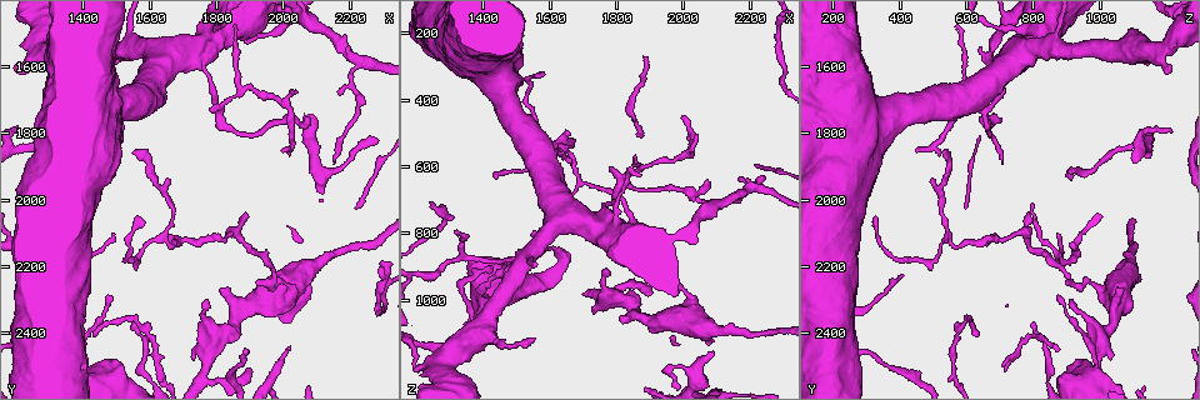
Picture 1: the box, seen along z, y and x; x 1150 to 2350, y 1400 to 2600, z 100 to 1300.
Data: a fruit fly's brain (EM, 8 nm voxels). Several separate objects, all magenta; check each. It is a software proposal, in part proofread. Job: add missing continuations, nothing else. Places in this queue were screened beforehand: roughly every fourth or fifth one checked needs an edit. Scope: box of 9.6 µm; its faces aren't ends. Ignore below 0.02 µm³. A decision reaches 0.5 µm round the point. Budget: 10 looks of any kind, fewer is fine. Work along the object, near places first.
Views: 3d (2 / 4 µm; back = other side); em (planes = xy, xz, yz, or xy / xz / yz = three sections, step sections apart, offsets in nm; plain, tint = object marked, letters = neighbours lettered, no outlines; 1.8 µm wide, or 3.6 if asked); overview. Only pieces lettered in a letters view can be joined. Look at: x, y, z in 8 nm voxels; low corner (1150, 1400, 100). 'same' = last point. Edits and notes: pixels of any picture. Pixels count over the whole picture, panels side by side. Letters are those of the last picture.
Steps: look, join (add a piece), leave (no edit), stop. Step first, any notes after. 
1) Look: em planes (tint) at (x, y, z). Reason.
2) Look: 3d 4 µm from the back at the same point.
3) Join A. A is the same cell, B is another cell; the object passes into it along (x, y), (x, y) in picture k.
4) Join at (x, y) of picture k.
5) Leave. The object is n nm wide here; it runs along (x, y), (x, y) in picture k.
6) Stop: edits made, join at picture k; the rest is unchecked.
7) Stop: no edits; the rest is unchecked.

Look: em xy step 16 (tint) at (1320, 2020, 790). Branch stops here.

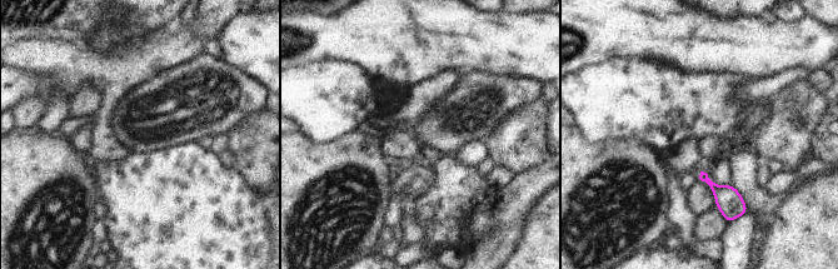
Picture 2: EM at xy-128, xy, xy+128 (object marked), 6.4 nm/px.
Look: em planes (letters) at the same point.

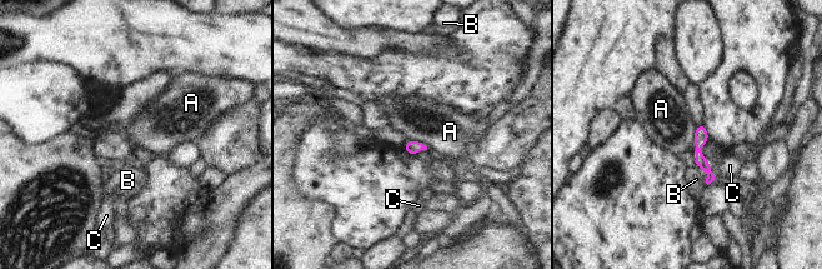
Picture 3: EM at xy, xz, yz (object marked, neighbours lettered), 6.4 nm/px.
Leave. A, B and C are other cells; a border runs along (697, 125), (692, 145) in picture 3; none of them fits.

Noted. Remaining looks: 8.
Look: 3d 4 µm at (1550, 2370, 800). Free end.

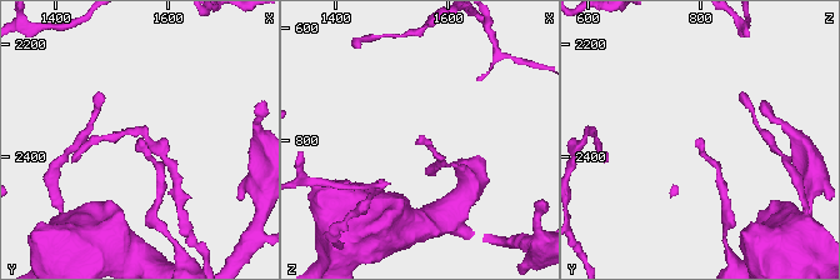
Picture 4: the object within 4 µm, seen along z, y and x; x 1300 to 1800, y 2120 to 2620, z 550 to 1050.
Look: em xz step 16 (tint) at (1550, 2370, 795).

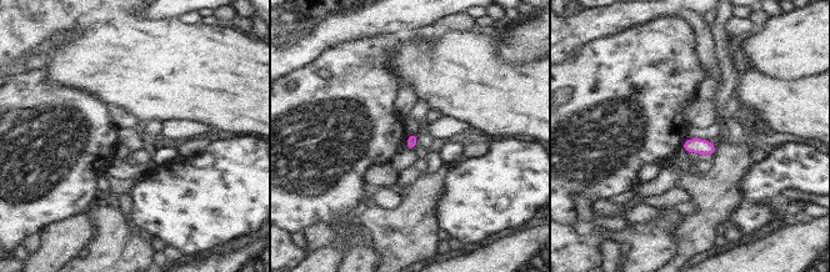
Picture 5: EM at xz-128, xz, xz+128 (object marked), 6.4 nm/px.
Look: em planes (letters) at the same point.

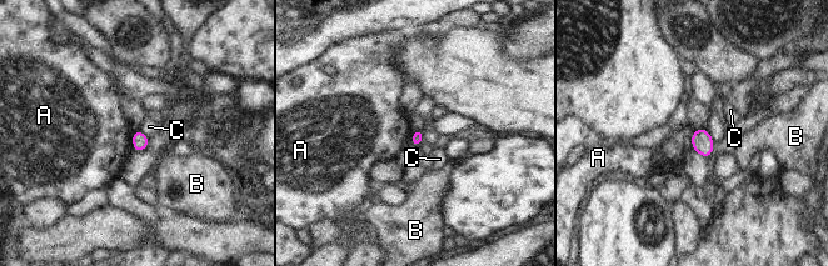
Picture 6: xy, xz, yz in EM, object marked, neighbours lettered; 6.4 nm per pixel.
Leave. The object is 70 nm wide here; A, B and C are other cells; a border runs along (420, 129), (423, 140) in picture 6; none of them fits.

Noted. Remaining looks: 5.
Look: em planes (letters) at (1770, 2300, 910). An open end.

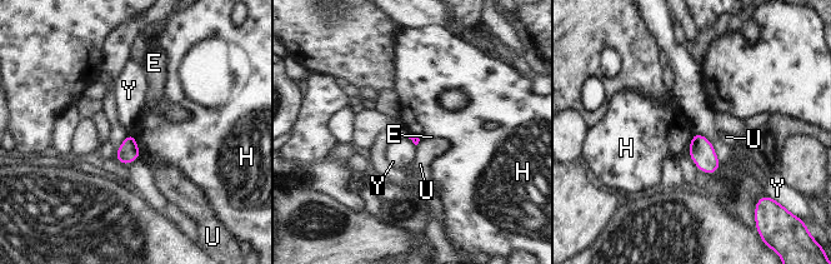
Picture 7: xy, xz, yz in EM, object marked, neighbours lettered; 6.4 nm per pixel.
Leave. E, H, U and Y are other cells; a border runs along (129, 133), (135, 138), (141, 158) in picture 7; no lettered piece goes on from it.

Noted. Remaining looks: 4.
Look: em xz step 8 (tint) at (2040, 1680, 510). Free end.

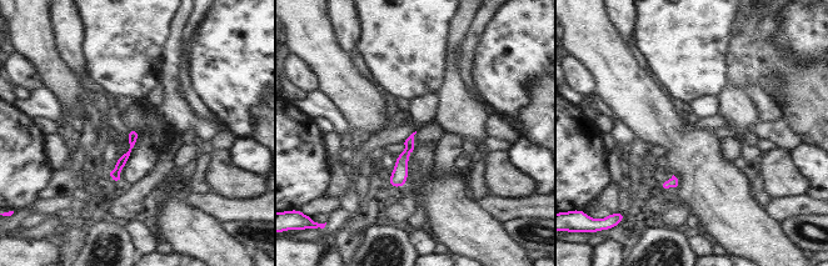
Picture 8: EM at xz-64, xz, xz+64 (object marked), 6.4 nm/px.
Look: em planes (letters) at the same point. Cut it another way.

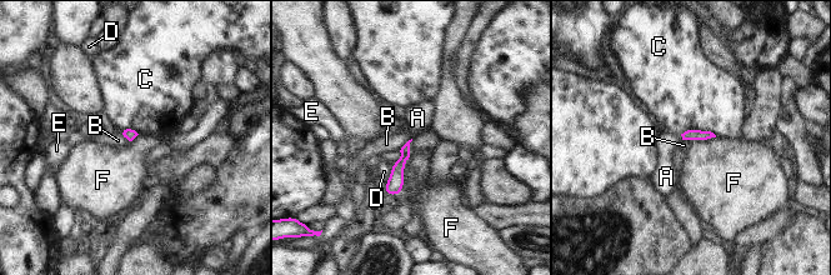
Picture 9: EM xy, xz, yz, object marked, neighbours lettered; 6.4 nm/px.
Join A. A is the same cell, B, C, D, E and F are other cells; the object passes into it along (692, 134), (681, 135), (666, 143) in picture 9; the cell continues.

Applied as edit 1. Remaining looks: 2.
Look: overview.

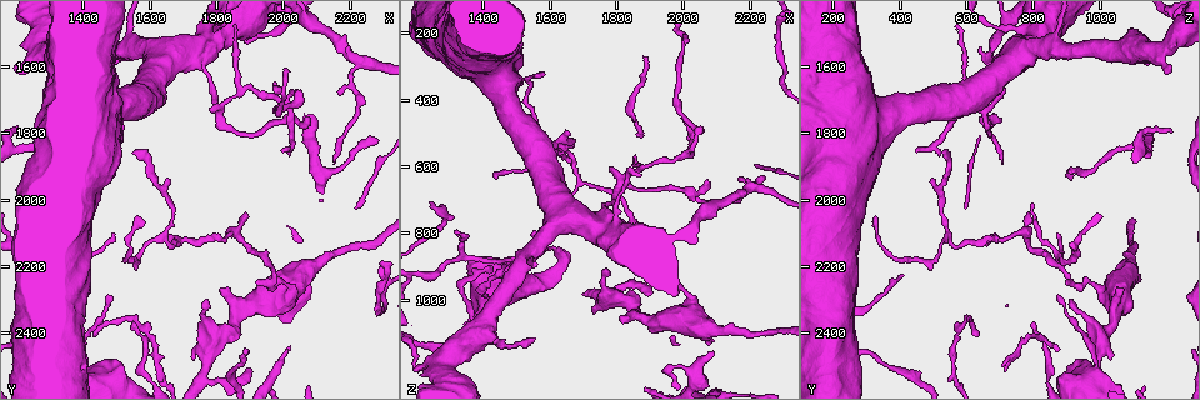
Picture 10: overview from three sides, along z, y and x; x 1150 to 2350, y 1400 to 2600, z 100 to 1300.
Look: em yz step 16 (letters) at (1550, 1850, 530).

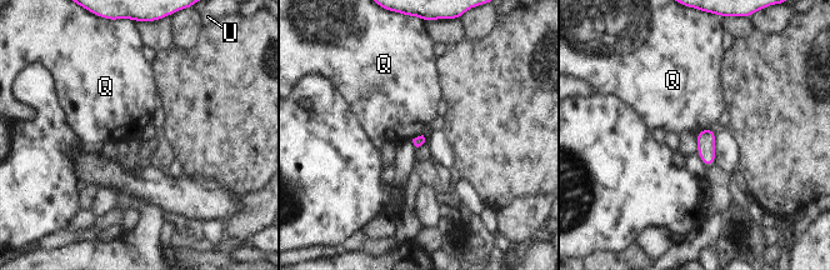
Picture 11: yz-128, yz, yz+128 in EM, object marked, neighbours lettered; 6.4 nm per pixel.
Leave. Q and U are other cells; a border runs along (710, 128), (705, 128), (696, 134) in picture 11; none of them fits.

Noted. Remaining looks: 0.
Stop: edits made, join at picture 9; the rest is unchecked.

